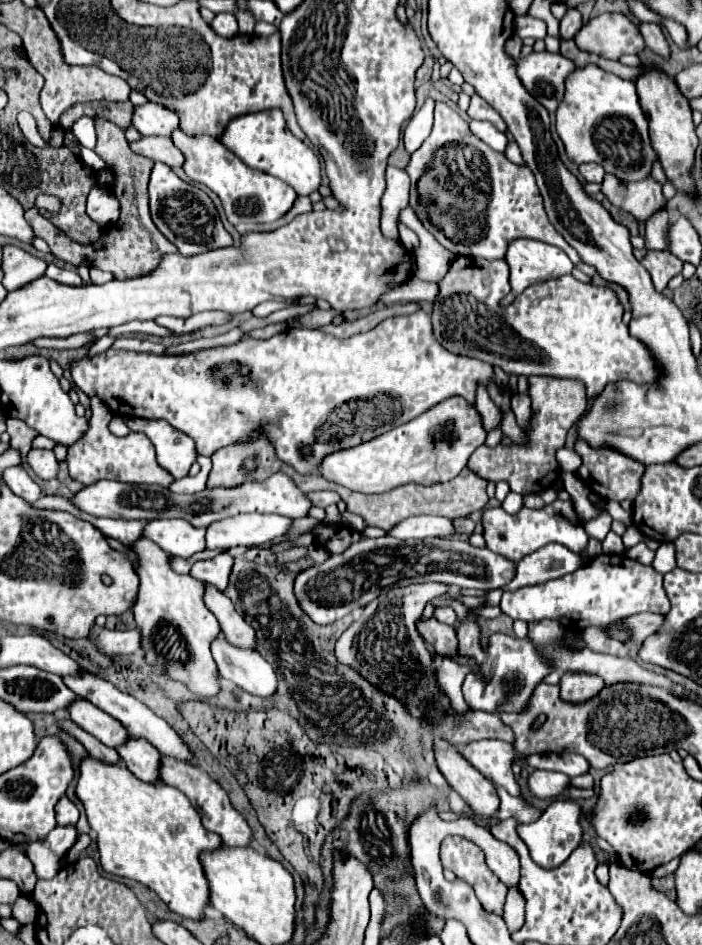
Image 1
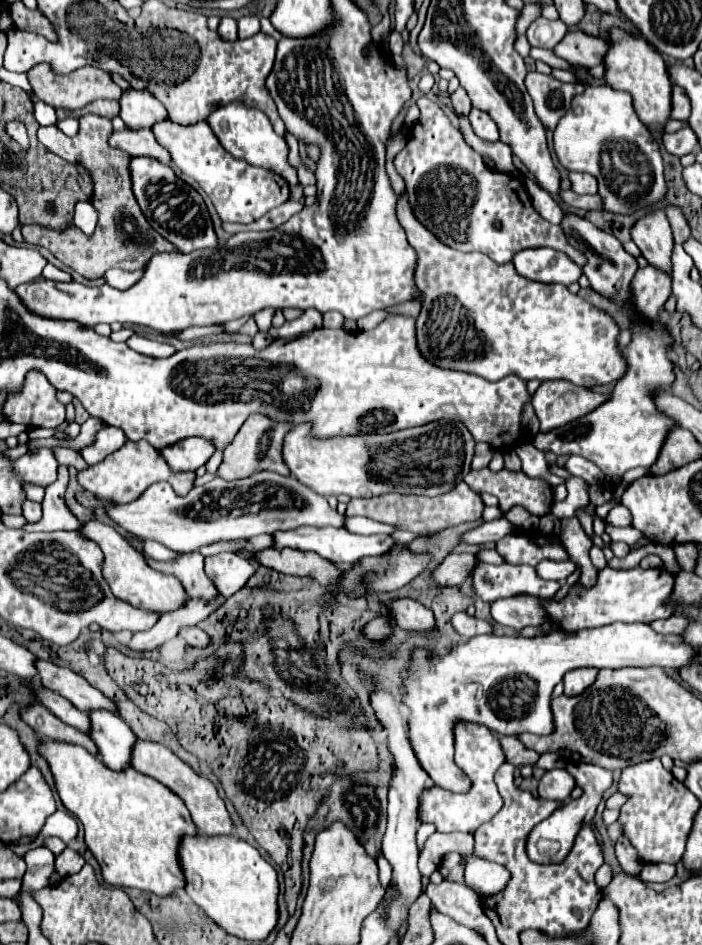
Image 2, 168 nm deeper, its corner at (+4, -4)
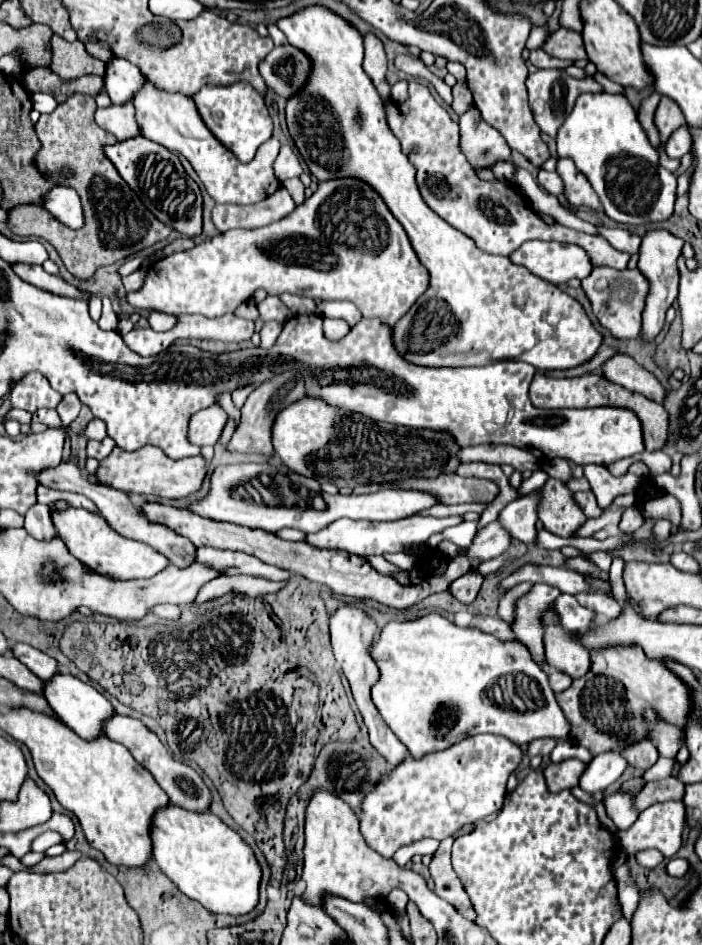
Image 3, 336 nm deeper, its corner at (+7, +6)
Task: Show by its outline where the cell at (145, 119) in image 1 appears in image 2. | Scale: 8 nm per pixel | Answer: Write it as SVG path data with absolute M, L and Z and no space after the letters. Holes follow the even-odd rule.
M128 90L120 98L120 118L132 130L152 128L154 122L168 118L166 108L146 90Z

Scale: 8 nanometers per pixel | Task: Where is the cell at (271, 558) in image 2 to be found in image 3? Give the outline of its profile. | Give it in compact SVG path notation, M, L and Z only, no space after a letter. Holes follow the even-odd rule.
M143 502L141 508L143 508L143 516L147 516L149 520L159 520L159 524L167 524L169 528L175 528L175 532L179 532L179 536L187 536L187 540L191 540L195 546L211 546L217 550L239 550L239 552L257 556L259 560L263 560L267 564L273 564L277 568L299 574L307 580L327 584L339 596L349 596L349 598L359 598L359 600L363 600L363 598L377 600L379 604L385 604L391 608L409 608L415 602L423 600L425 596L429 596L437 590L449 590L452 581L471 570L471 564L467 557L458 555L449 559L447 570L441 576L427 576L427 578L423 578L423 582L405 588L405 586L399 586L393 578L383 576L377 570L373 570L369 566L369 562L361 556L353 556L353 554L329 550L329 548L315 548L307 542L289 542L289 540L283 540L275 534L245 528L239 524L207 520L191 510L167 506L161 502Z

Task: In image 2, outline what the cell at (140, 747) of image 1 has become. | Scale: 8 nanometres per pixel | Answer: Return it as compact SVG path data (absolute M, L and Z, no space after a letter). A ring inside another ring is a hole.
M106 710L90 712L90 738L96 742L102 762L112 770L124 770L130 766L130 750L138 740L136 734L122 722L118 714Z

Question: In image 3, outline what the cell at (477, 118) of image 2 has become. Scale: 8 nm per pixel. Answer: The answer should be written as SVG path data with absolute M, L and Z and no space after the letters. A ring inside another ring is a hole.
M477 108L467 110L461 116L459 126L461 126L459 148L475 170L491 168L497 162L511 160L511 148L507 146L505 138L481 118Z

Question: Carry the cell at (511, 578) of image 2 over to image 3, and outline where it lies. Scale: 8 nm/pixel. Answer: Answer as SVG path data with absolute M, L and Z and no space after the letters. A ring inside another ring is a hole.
M527 564L521 570L517 570L515 574L507 576L501 582L501 588L509 590L515 584L525 582L525 580L551 584L551 586L559 588L561 592L567 592L567 594L573 594L573 596L579 594L579 592L595 592L595 588L591 588L585 582L585 576L571 570L571 568L553 568L553 566L535 566L535 564Z

